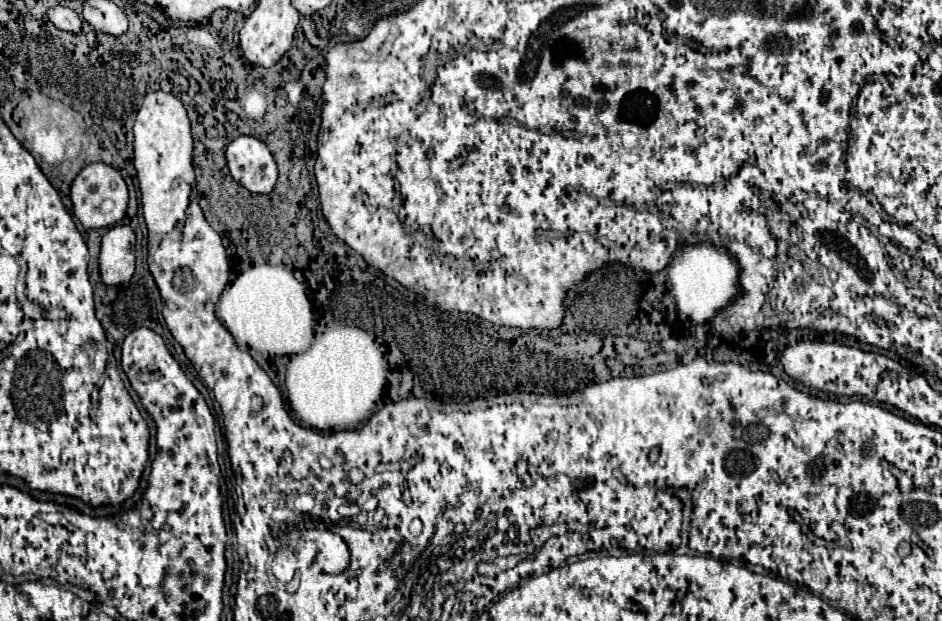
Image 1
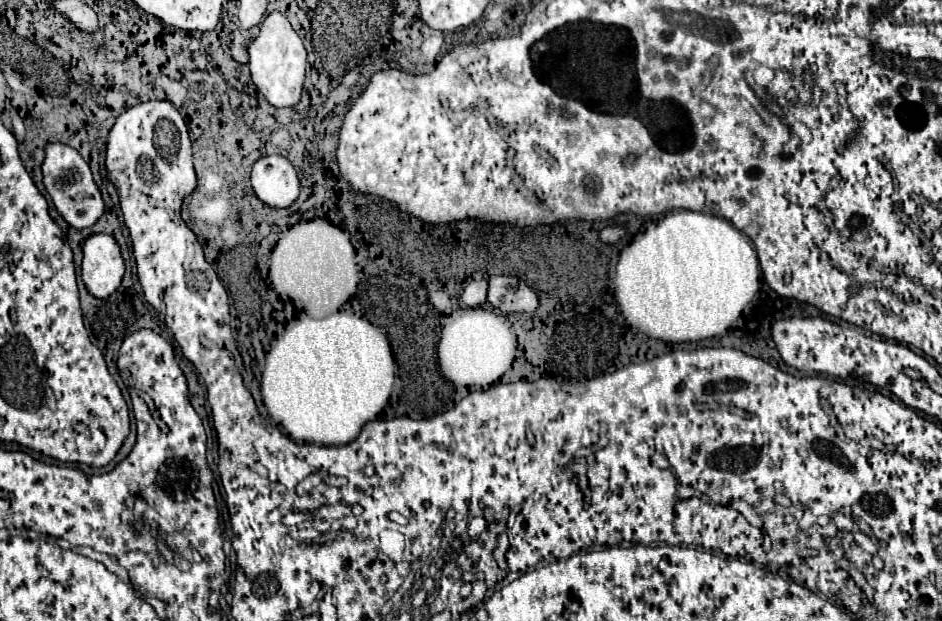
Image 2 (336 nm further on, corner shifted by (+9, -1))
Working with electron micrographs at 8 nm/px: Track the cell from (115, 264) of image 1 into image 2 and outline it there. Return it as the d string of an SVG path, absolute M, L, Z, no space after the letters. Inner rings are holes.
M93 234L83 244L81 278L95 298L111 296L125 274L119 242L109 234Z

